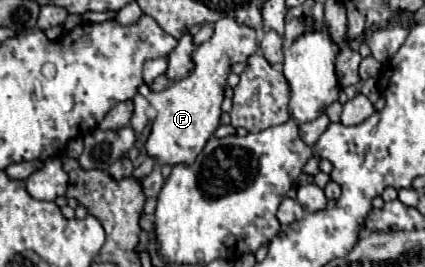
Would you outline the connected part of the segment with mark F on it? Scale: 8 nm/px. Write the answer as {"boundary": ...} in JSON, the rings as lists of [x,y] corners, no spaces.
{"boundary":[[[223,18],[215,22],[215,34],[209,42],[203,42],[193,52],[195,68],[193,72],[173,82],[159,94],[151,94],[149,102],[157,110],[155,120],[151,122],[151,134],[147,138],[147,154],[157,164],[177,166],[177,164],[193,164],[199,152],[205,148],[209,136],[219,126],[221,102],[225,92],[225,78],[229,74],[229,66],[235,62],[245,62],[255,52],[255,30],[247,26],[239,26],[233,18]]]}

